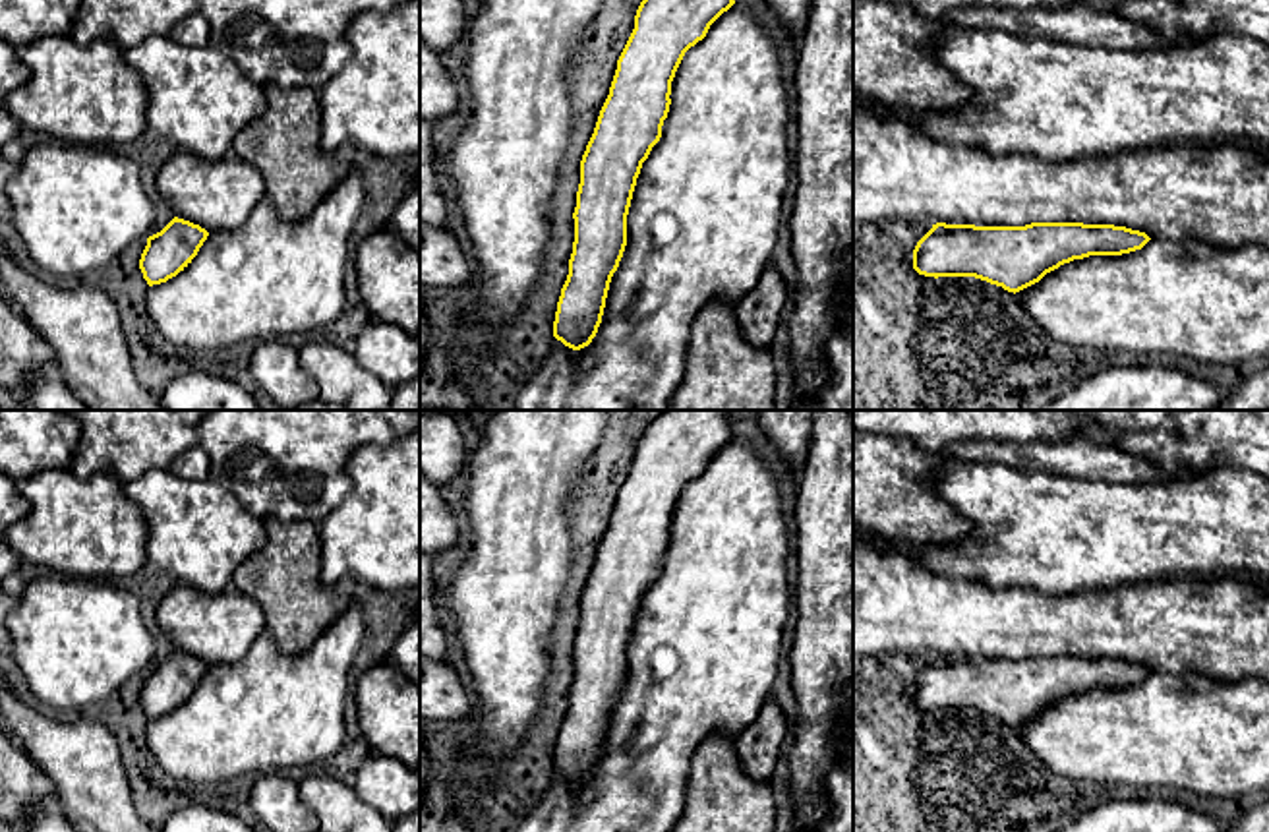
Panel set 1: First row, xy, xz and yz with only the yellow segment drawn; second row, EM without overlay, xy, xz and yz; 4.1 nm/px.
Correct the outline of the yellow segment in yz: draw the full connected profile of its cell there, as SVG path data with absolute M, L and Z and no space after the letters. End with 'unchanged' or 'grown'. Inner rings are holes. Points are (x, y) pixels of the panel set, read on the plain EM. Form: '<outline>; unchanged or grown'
M936 656L913 683L913 702L925 710L975 710L1014 726L1027 749L1054 774L1103 786L1126 784L1153 791L1192 791L1211 799L1269 793L1269 681L1236 683L1199 673L1151 673L1114 658L1031 656L975 660Z; grown

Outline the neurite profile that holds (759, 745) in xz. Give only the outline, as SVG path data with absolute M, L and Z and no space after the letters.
M768 698L756 718L737 735L735 751L743 772L758 782L770 782L789 722L774 698Z

